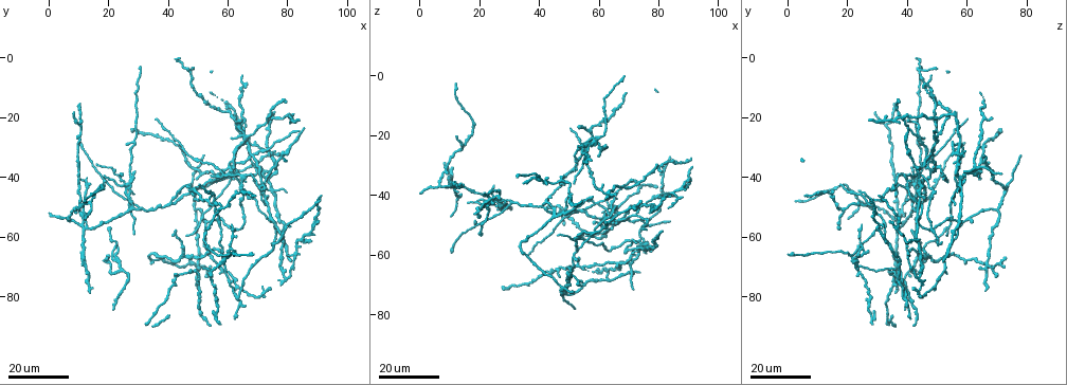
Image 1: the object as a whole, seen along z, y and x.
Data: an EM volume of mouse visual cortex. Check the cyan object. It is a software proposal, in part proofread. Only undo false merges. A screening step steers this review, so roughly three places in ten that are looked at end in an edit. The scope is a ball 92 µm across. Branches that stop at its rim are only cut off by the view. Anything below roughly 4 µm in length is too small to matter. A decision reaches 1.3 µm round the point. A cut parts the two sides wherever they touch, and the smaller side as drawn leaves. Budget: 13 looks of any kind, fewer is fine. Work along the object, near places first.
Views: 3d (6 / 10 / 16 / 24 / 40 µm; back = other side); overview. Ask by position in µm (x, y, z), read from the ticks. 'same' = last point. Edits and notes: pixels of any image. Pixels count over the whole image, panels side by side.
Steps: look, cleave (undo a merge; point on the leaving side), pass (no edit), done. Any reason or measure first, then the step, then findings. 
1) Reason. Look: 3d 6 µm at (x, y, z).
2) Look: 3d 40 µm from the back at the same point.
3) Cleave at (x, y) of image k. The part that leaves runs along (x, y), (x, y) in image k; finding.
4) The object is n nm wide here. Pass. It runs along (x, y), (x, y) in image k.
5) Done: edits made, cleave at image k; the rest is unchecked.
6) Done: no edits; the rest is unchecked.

Look: 3d 24 µm at (56, 47, 25).

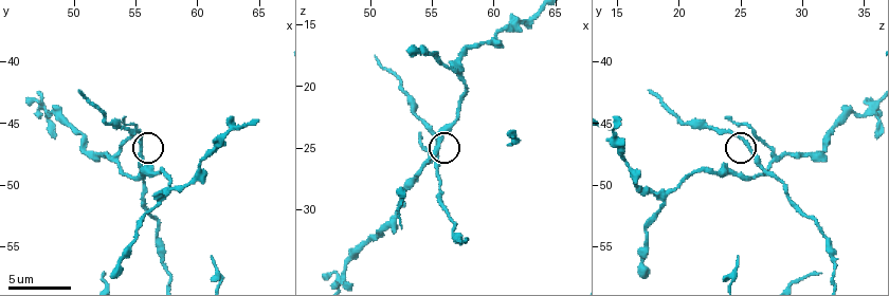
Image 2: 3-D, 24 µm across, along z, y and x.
Look: 3d 6 µm at (55.4, 46.6, 25.6).

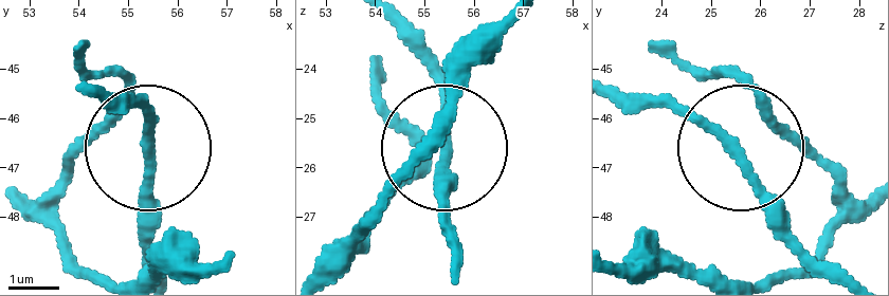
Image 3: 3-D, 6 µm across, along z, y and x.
The object is 150 nm wide here. Pass. It runs along (22, 193), (111, 122), (149, 143), (128, 100) in image 3; one neuron here.

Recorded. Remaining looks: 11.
Three-way junction. Look: 3d 16 µm at (57, 70, 23).

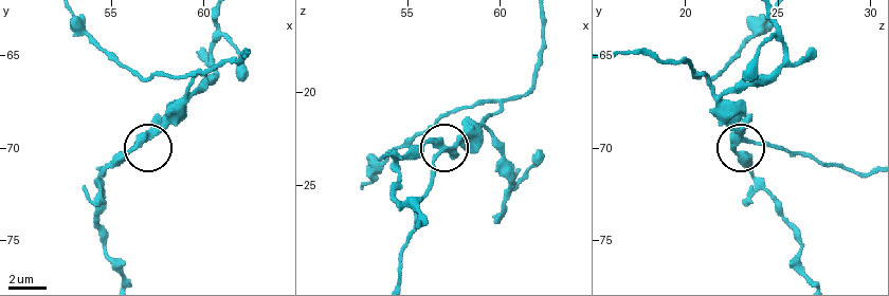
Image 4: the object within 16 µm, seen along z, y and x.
Look: 3d 10 µm at (56.6, 69.6, 22.9).

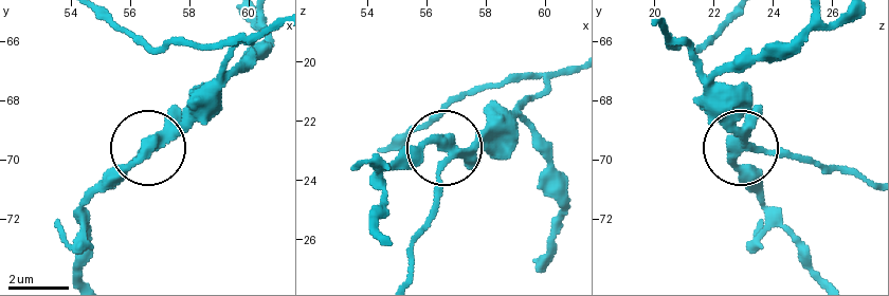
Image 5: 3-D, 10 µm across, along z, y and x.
Look: 3d 6 µm at (56.6, 69.6, 22.9).

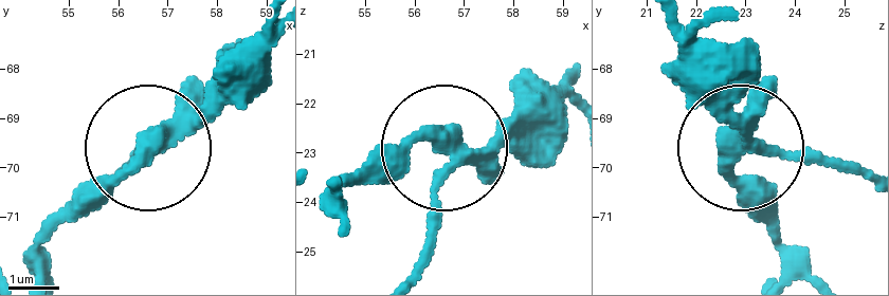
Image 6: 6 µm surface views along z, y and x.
The object is 310 nm wide here. Cleave at (750, 82) of image 6. Two neurons meet here.

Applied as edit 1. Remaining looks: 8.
Look: 3d 24 µm at (63, 80, 39).

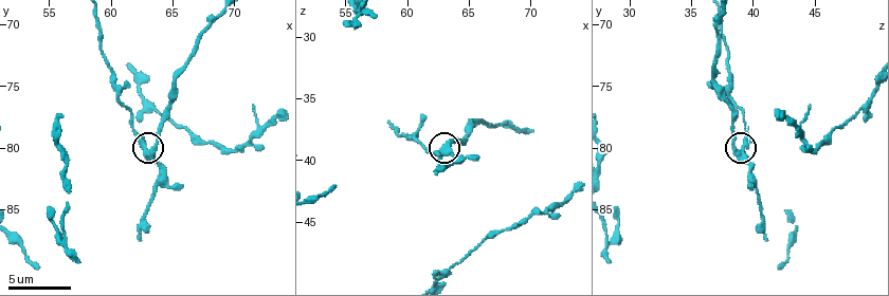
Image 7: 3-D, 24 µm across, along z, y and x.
Zoom in. Look: 3d 10 µm at (63.4, 80.2, 38.6).

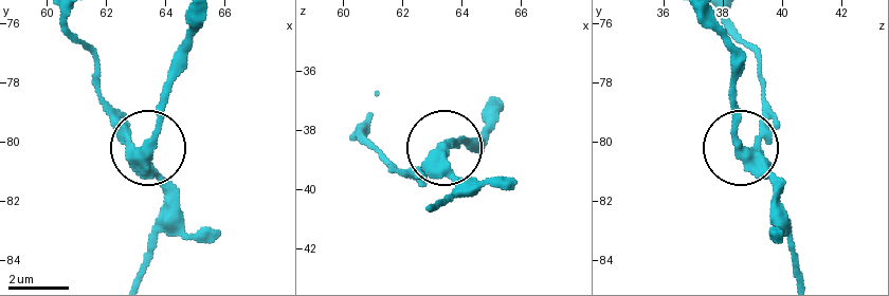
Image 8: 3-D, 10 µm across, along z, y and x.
Pass. One neuron here.

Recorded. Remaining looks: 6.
Look: 3d 24 µm at (61, 36, 49).

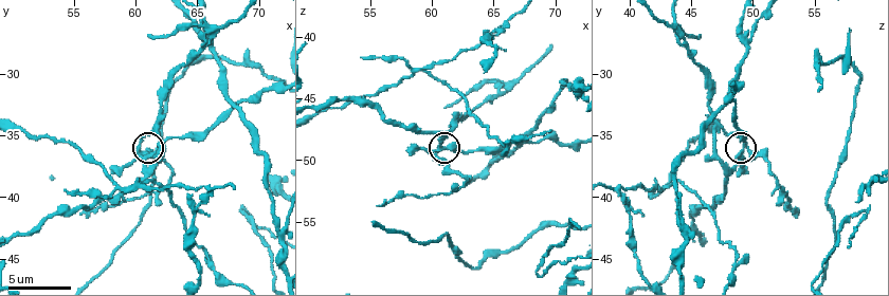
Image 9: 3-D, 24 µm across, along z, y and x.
Zoom in. Look: 3d 10 µm at (61.0, 36.8, 49.2).

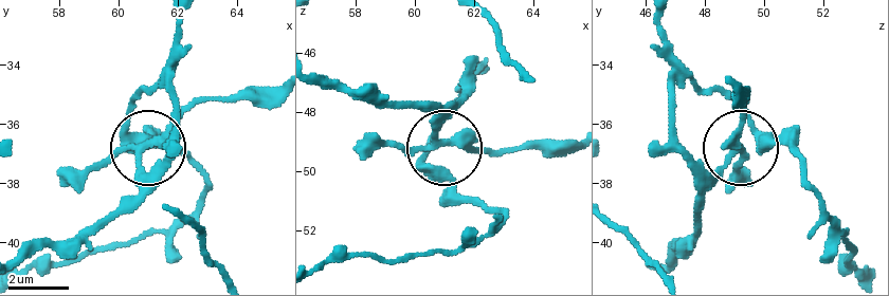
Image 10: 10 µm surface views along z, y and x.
The side arm is 99 µm long. Pass. It runs along (469, 58), (466, 93), (440, 139), (496, 151) in image 10; all the same neuron.

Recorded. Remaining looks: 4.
Branch point. Look: 3d 24 µm at (71, 36, 63).

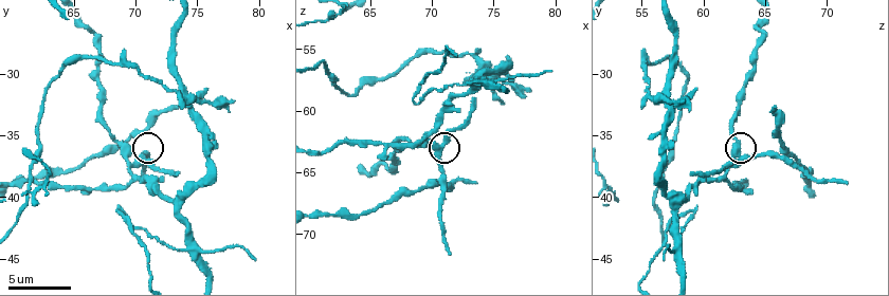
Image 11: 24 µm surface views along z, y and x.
Look: 3d 6 µm at (70.6, 36.8, 63.4).

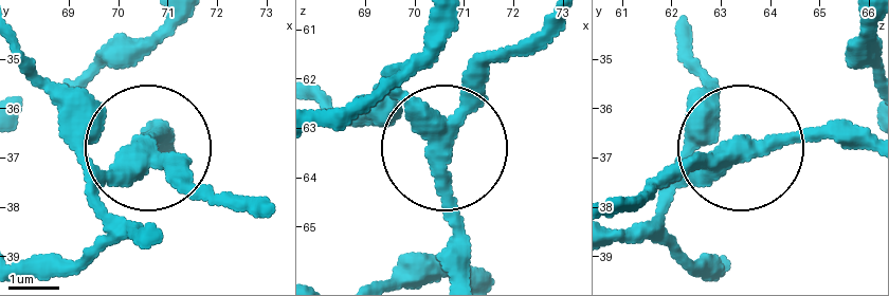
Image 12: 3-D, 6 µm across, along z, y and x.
Look: 3d 6 µm from the back at (70.60, 36.95, 63.20).

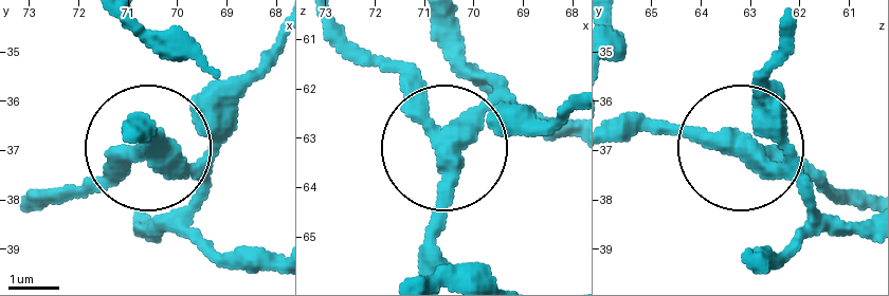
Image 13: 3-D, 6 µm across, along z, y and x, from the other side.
Pass. One neuron here.

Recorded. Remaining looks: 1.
Done: edits made, cleave at image 6; the rest is unchecked.

